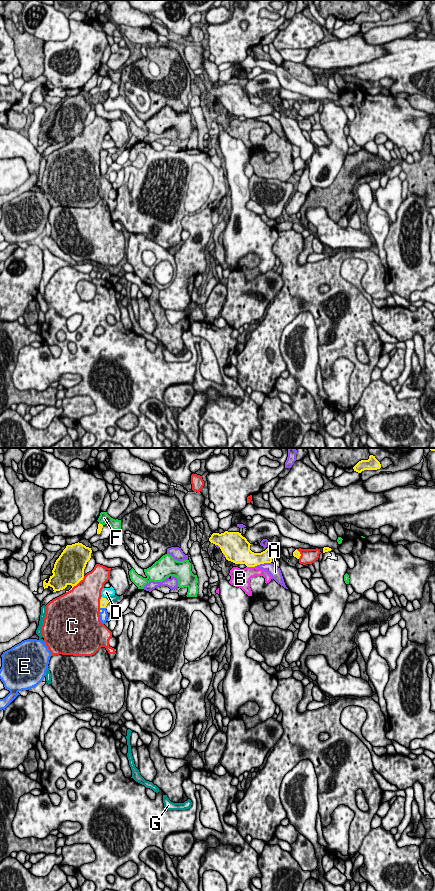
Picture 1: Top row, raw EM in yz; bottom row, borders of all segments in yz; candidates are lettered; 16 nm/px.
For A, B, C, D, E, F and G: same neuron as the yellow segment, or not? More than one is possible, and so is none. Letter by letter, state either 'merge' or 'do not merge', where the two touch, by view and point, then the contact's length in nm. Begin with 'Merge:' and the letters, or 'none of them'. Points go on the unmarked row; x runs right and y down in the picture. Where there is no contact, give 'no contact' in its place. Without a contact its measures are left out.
Merge: E
A: do not merge | yz (262, 115) | 280 nm
B: do not merge | yz (251, 118) | 130 nm
C: do not merge | yz (75, 137) | 400 nm
D: do not merge | yz (104, 150) | 70 nm
E: merge | yz (101, 162) | 130 nm
F: do not merge | yz (101, 76) | 80 nm
G: do not merge | yz (106, 151) | 100 nm

